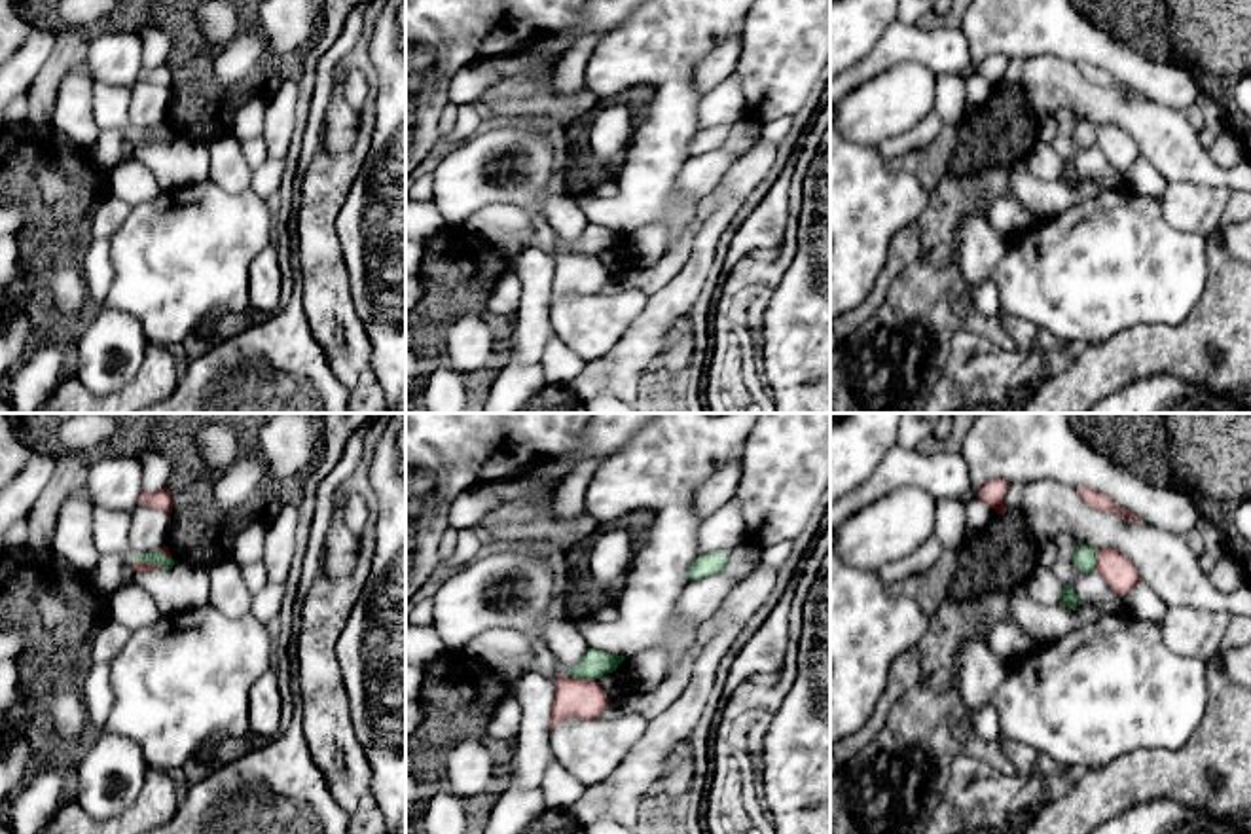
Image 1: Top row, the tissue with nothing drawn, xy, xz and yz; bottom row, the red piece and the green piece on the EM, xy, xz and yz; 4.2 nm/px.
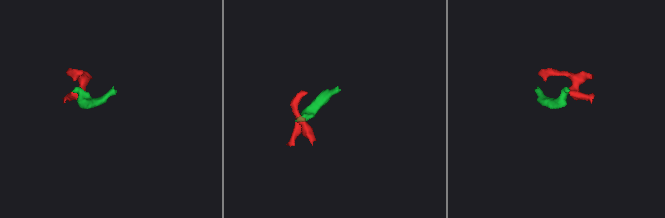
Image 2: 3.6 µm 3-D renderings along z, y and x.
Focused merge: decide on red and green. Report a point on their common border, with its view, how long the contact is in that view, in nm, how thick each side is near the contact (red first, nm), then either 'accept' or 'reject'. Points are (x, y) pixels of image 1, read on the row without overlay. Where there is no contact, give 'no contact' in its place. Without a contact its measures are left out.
meets red in xz at (582, 254); contact 110 nm long; 180 nm thick on the red side, 120 nm on the other; reject

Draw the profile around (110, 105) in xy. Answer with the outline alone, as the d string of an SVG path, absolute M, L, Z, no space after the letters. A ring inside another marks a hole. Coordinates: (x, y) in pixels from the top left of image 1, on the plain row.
M97 82L93 89L93 114L100 129L121 129L133 138L159 140L171 144L176 136L165 133L161 125L138 131L129 118L129 102L133 89Z

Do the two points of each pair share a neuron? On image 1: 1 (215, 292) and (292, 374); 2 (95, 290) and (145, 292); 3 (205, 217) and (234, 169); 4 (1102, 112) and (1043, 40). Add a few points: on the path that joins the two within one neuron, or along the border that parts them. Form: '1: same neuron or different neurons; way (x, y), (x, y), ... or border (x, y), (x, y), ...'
1: different neurons; border (249, 317), (241, 321)
2: different neurons; border (110, 245), (112, 285), (101, 304)
3: different neurons; border (209, 179), (230, 192), (249, 188)
4: different neurons; border (1020, 59), (1058, 55), (1075, 65)

